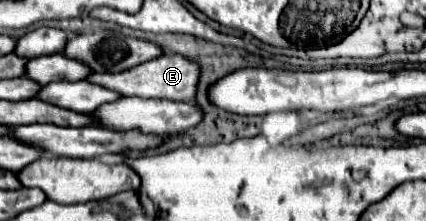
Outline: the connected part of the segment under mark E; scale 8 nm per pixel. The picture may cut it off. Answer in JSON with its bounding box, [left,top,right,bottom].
[91,54,201,102]

